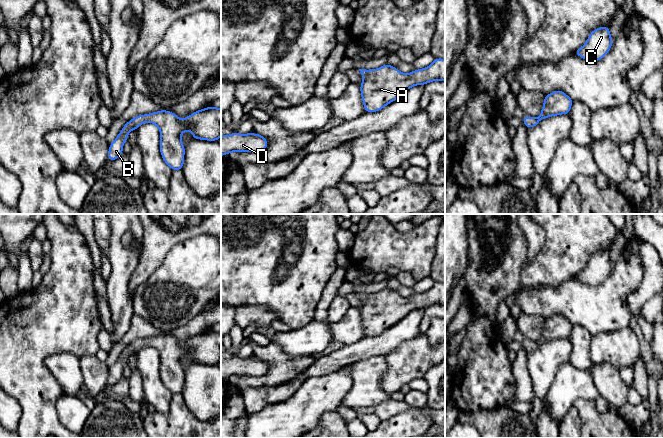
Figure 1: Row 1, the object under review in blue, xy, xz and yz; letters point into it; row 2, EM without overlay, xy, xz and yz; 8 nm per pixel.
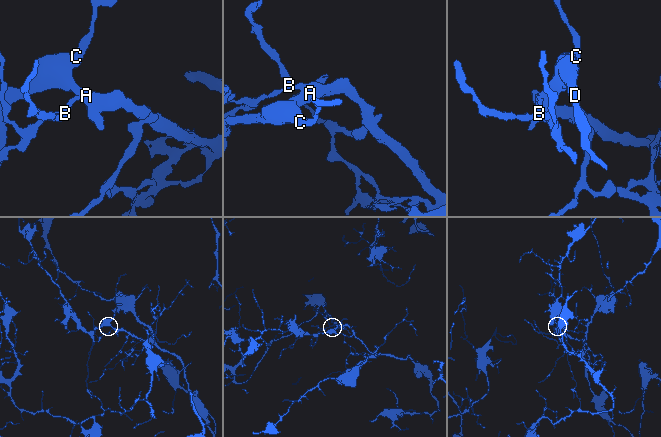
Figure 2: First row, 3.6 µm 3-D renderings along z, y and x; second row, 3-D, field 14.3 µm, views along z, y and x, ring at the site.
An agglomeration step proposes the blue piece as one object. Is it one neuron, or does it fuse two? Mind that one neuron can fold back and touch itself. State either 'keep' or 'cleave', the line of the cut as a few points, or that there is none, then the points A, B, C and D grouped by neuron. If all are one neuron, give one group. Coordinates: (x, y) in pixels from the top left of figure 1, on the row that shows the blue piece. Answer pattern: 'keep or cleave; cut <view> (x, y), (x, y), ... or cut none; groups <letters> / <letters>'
keep; cut none; groups A B C D

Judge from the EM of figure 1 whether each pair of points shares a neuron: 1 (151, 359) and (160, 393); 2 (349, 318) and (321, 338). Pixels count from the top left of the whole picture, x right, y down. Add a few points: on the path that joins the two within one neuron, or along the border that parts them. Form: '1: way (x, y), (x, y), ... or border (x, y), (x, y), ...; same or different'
1: way (151, 367), (152, 385); same
2: border (327, 323), (332, 341); different

